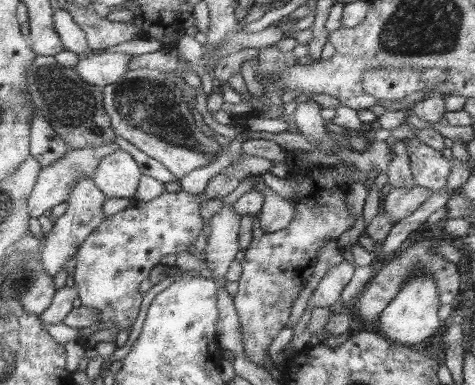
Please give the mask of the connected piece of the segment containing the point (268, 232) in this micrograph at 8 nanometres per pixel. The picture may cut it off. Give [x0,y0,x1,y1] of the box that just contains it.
[253,182,295,236]

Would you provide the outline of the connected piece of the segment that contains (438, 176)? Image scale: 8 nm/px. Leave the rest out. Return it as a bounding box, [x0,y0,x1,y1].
[405,138,449,194]

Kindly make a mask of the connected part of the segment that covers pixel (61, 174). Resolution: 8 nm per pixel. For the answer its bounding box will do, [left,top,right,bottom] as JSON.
[27,142,119,218]

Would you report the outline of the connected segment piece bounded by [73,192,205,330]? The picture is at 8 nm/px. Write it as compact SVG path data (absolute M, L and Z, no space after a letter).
M165 192L157 196L155 200L129 200L129 206L113 216L105 216L105 222L99 224L99 228L79 246L75 254L75 266L73 266L73 282L77 298L81 300L81 306L93 306L101 312L101 322L113 322L117 324L117 330L127 328L135 322L139 312L141 294L137 292L137 286L149 278L149 272L159 264L159 260L167 254L179 254L191 248L191 244L199 238L203 218L199 216L199 208L205 196L193 196L187 192Z

